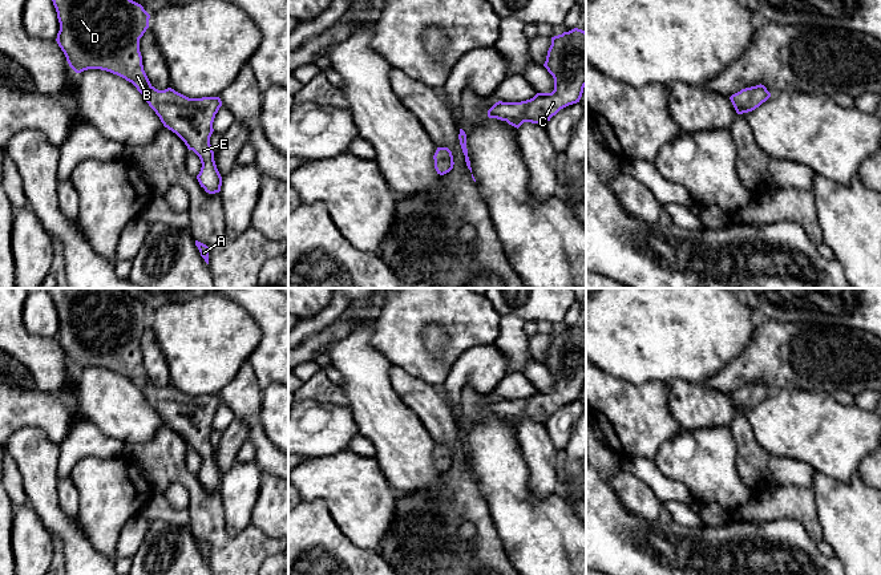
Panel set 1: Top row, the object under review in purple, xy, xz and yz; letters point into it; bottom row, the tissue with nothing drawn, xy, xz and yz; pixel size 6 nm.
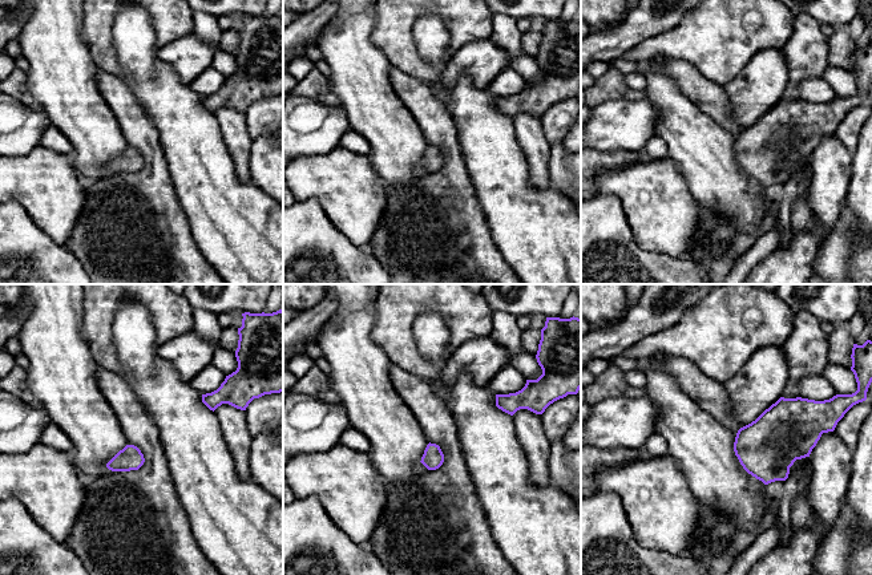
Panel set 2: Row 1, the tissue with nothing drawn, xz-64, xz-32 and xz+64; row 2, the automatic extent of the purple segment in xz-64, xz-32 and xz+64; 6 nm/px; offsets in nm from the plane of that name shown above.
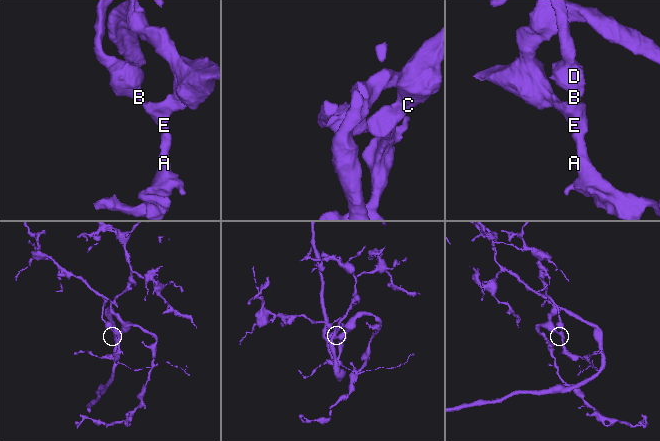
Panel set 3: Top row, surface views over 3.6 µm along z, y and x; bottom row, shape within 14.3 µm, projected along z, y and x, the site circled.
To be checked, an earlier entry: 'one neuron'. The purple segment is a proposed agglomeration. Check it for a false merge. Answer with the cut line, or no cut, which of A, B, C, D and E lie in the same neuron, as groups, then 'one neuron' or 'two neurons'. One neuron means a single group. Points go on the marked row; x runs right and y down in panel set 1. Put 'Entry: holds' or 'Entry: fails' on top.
Entry: holds
no cut | A B C D E | one neuron

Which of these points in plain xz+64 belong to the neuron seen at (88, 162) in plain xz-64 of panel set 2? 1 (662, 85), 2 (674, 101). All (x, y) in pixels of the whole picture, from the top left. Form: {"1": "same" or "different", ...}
{"1": "same", "2": "same"}

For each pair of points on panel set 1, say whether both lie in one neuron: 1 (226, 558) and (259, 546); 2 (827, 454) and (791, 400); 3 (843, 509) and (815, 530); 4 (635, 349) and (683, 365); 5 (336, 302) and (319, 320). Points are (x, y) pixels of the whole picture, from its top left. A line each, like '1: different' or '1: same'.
1: same
2: same
3: different
4: same
5: same

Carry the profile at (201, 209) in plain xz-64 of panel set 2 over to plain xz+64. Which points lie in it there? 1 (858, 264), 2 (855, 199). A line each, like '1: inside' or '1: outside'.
1: outside
2: outside

